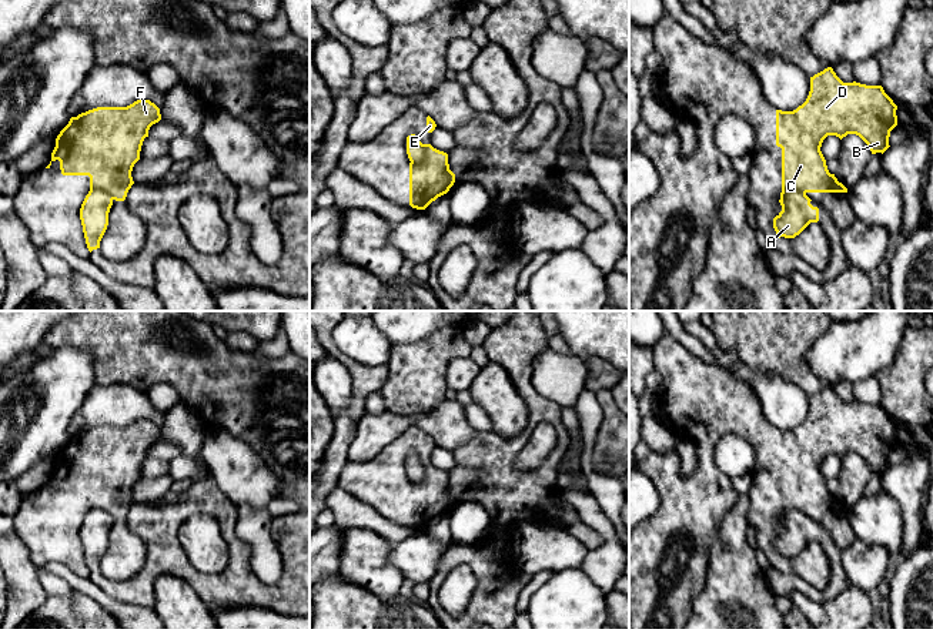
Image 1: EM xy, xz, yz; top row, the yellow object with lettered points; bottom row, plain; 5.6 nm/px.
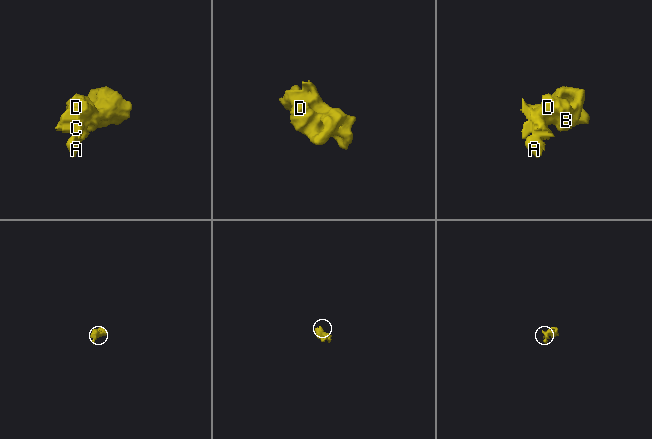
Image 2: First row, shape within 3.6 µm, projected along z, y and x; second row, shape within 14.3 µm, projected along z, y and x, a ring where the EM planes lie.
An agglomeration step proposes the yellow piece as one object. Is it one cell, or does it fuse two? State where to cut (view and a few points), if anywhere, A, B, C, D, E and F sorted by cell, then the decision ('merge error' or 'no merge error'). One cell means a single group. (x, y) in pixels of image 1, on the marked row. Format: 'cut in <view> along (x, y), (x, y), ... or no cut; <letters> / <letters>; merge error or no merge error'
cut in xz along (422, 144), (422, 159), (411, 161); A / B C D E F; merge error

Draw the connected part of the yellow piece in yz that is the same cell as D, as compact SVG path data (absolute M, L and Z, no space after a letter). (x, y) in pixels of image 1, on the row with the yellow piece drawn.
M832 67L810 77L806 101L793 111L776 110L776 145L782 148L782 191L800 193L847 193L847 188L830 174L820 151L827 135L840 140L847 134L859 135L872 154L884 153L890 131L897 126L897 106L882 86L843 83Z

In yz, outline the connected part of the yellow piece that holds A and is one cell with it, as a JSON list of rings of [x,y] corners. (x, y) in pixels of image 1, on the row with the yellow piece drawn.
[[[797,190],[780,193],[782,211],[773,218],[778,237],[795,238],[810,223],[819,221],[819,208],[810,204],[810,198]]]

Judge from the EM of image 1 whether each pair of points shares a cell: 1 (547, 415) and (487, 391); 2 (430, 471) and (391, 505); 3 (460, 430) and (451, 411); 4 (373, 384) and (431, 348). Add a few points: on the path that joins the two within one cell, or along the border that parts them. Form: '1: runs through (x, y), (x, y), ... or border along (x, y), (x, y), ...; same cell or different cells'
1: border along (510, 378), (527, 407), (527, 427), (517, 437); different cells
2: runs through (427, 482), (408, 501), (403, 501); same cell
3: runs through (455, 425), (451, 421), (451, 415); same cell
4: border along (387, 365), (387, 380), (378, 391); different cells

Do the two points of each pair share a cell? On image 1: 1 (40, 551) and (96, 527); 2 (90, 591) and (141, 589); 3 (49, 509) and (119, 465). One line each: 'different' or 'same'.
1: different
2: different
3: same

